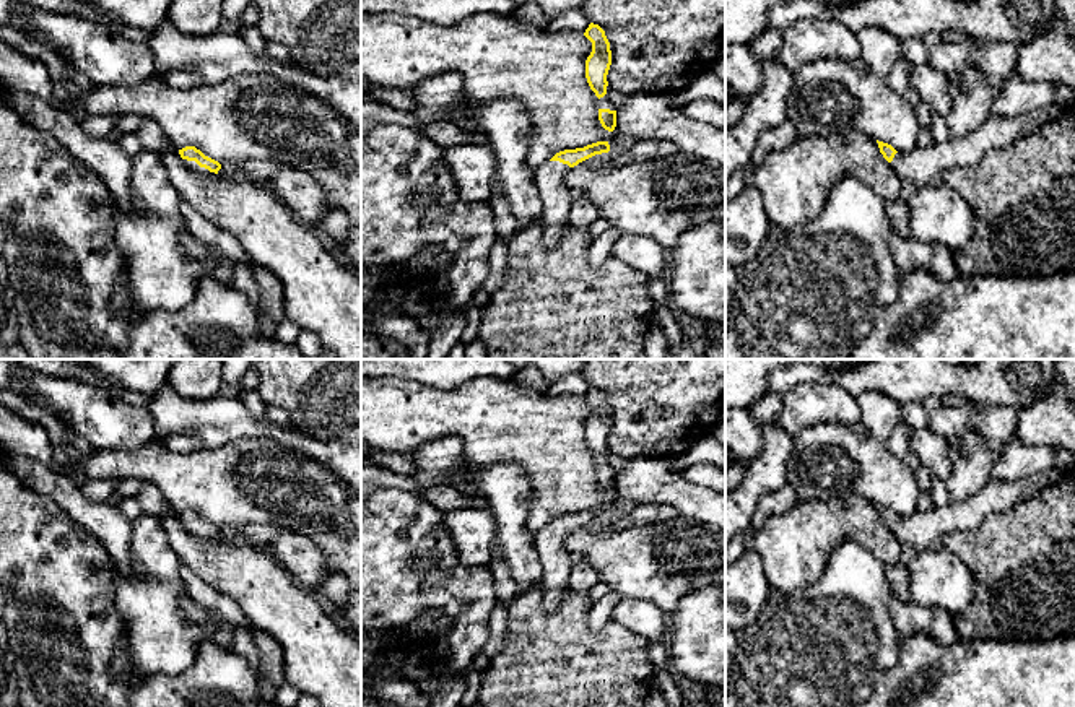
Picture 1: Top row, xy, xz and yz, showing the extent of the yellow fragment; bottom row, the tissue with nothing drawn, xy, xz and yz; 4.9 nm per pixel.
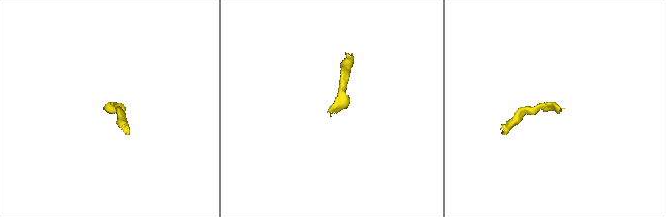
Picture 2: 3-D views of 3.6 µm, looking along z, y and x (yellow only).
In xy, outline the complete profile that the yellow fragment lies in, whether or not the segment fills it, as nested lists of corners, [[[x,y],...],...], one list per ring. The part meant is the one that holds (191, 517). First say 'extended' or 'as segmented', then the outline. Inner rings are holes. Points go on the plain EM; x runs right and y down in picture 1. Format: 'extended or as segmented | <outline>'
extended | [[[185,510],[179,514],[179,518],[190,535],[203,540],[213,540],[218,538],[221,533],[221,528],[208,520],[205,520],[200,514],[195,510]]]

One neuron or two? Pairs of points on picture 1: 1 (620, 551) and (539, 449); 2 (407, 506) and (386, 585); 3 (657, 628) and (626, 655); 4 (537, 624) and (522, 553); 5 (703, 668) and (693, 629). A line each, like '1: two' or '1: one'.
1: two
2: one
3: two
4: two
5: one

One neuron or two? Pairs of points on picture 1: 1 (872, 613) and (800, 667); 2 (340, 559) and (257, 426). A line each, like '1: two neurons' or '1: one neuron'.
1: one neuron
2: two neurons

